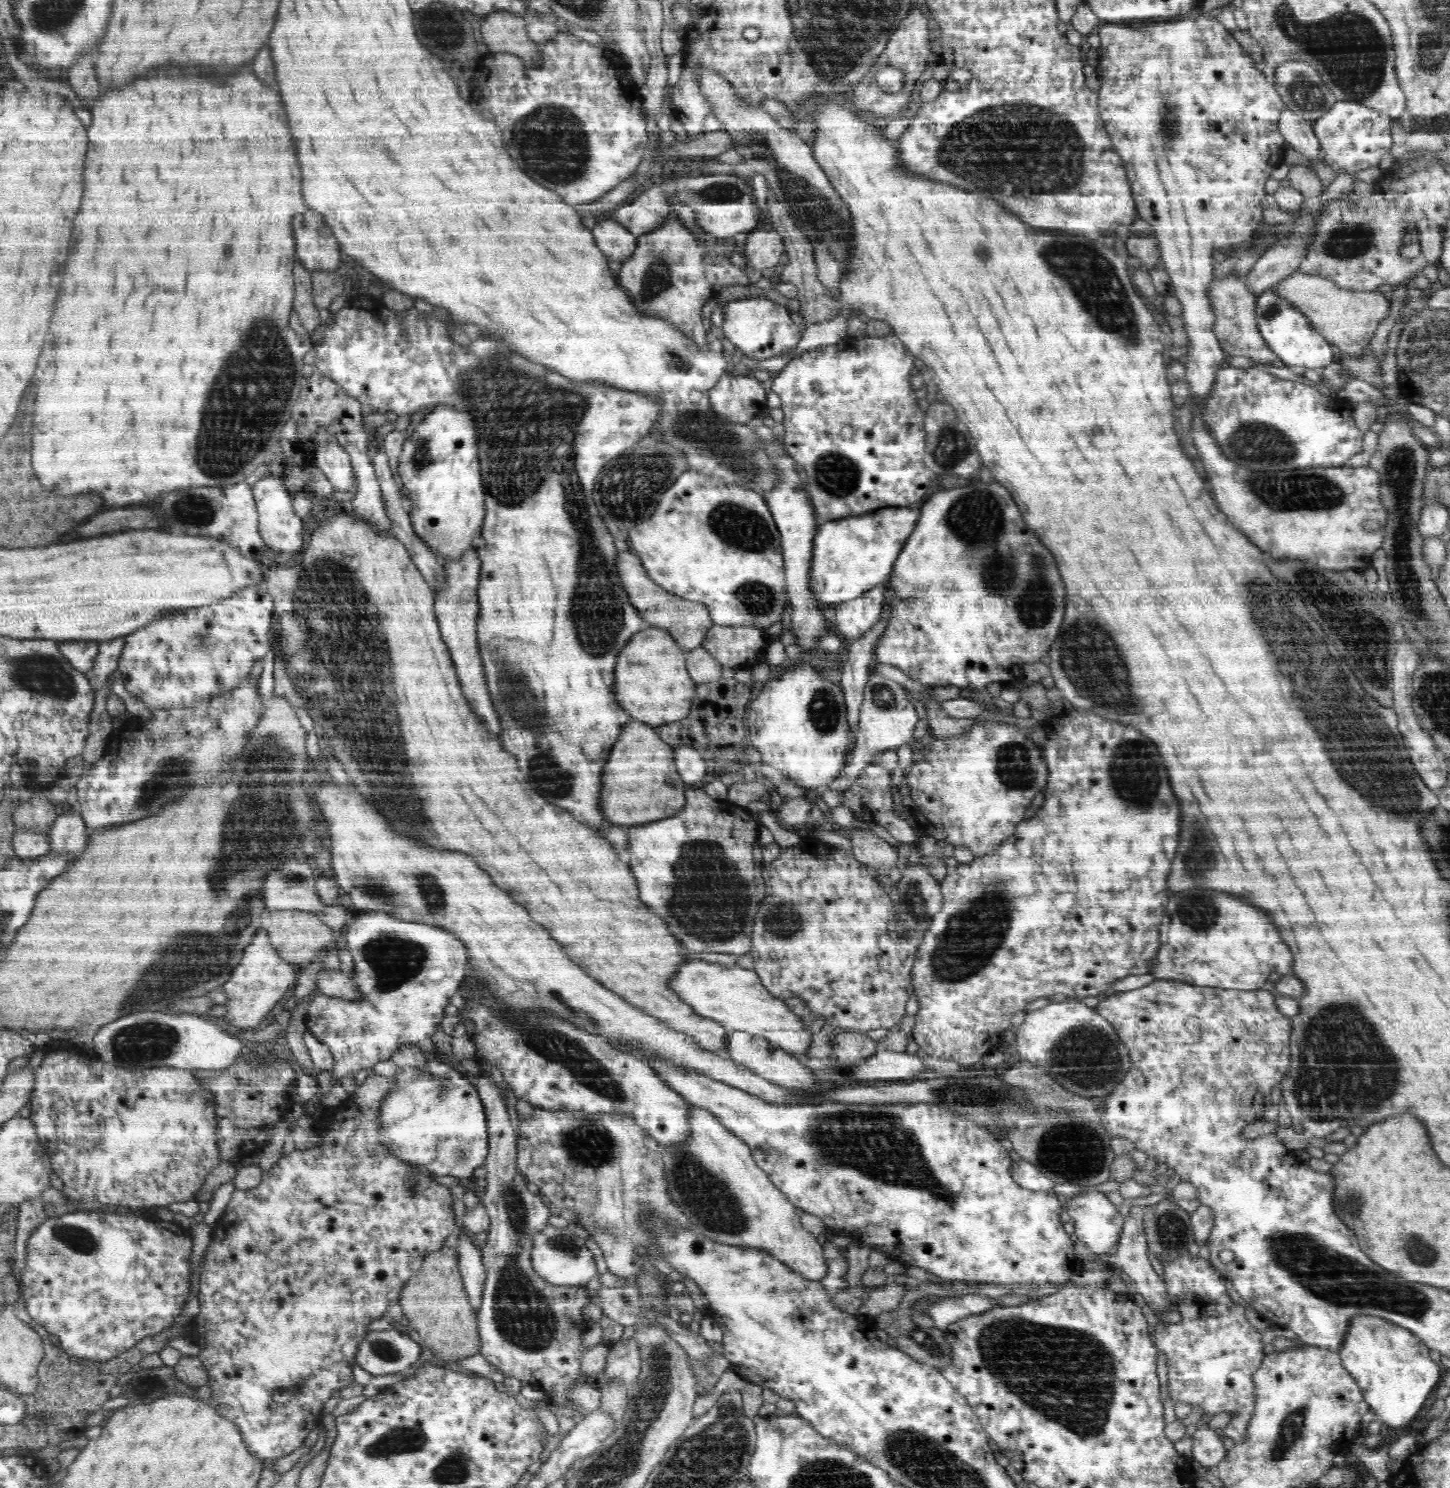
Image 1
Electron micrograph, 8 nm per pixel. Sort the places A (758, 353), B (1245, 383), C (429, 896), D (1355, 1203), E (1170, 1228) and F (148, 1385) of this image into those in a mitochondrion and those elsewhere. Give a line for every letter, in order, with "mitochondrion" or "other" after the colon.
A: other
B: other
C: mitochondrion
D: mitochondrion
E: mitochondrion
F: mitochondrion

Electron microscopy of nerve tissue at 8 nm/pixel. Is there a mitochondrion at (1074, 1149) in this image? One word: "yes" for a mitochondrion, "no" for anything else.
yes

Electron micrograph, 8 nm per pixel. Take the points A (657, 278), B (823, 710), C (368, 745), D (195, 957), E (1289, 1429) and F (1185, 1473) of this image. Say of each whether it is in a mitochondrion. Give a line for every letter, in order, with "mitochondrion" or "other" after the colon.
A: mitochondrion
B: mitochondrion
C: mitochondrion
D: mitochondrion
E: mitochondrion
F: other

